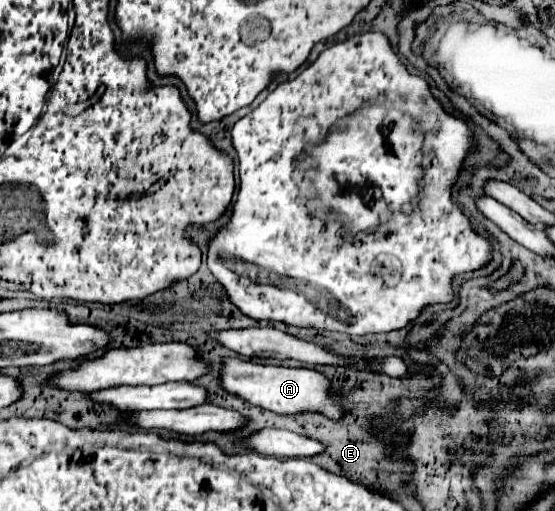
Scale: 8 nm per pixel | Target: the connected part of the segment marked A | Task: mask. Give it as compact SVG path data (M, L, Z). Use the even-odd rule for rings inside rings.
M225 357L221 363L219 383L227 393L247 401L249 405L259 405L275 413L319 411L331 419L339 419L343 413L343 405L329 397L327 379L315 369L287 369L287 367L259 365L239 357Z

